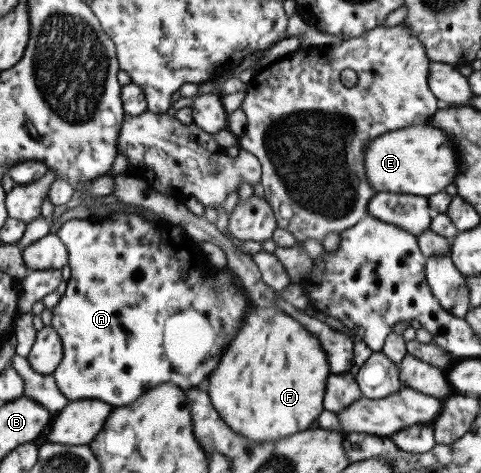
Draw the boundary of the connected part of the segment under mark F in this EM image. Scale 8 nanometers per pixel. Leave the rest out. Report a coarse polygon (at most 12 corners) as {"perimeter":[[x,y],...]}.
{"perimeter":[[251,305],[208,376],[251,442],[306,430],[328,359],[280,309]]}

